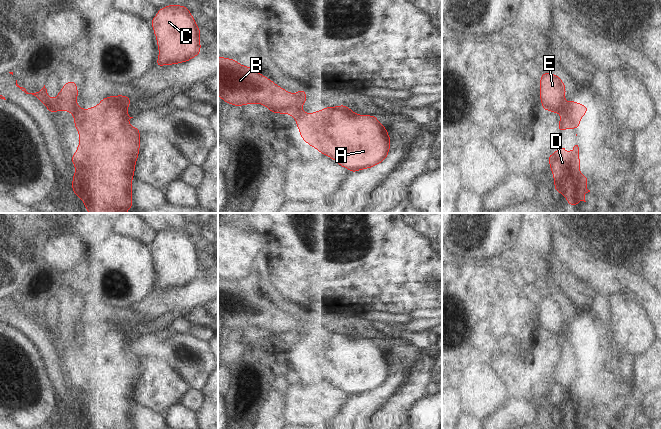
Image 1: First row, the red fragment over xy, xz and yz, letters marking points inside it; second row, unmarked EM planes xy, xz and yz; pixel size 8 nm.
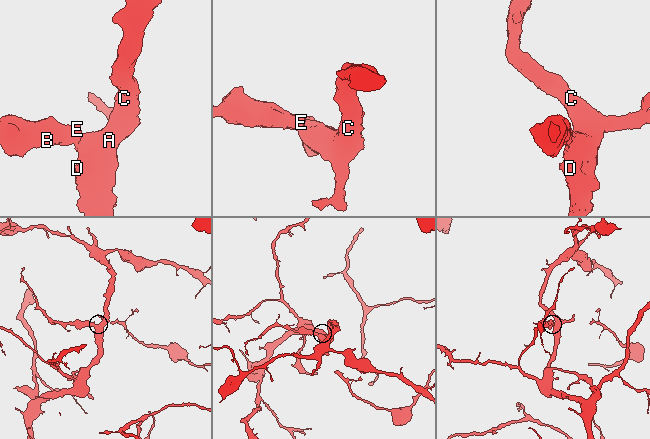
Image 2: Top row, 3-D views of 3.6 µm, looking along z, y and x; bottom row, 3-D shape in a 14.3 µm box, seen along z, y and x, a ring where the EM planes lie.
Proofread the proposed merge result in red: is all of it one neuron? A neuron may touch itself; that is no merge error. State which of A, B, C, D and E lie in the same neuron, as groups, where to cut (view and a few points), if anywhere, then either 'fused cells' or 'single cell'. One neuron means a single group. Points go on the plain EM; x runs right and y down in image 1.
groups A C D / B E; cut yz (565, 326), (558, 336); fused cells

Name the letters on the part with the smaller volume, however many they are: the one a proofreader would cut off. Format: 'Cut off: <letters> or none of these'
Cut off: B, E

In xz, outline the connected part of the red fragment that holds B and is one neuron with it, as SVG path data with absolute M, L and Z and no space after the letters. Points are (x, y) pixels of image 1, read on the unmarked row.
M218 281L218 320L235 331L261 328L267 331L270 337L287 337L291 341L295 341L301 330L307 326L306 314L299 313L296 318L292 318L254 292L239 288L237 283L228 281Z

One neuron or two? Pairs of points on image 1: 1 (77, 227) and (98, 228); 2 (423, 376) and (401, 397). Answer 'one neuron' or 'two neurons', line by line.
1: one neuron
2: one neuron

